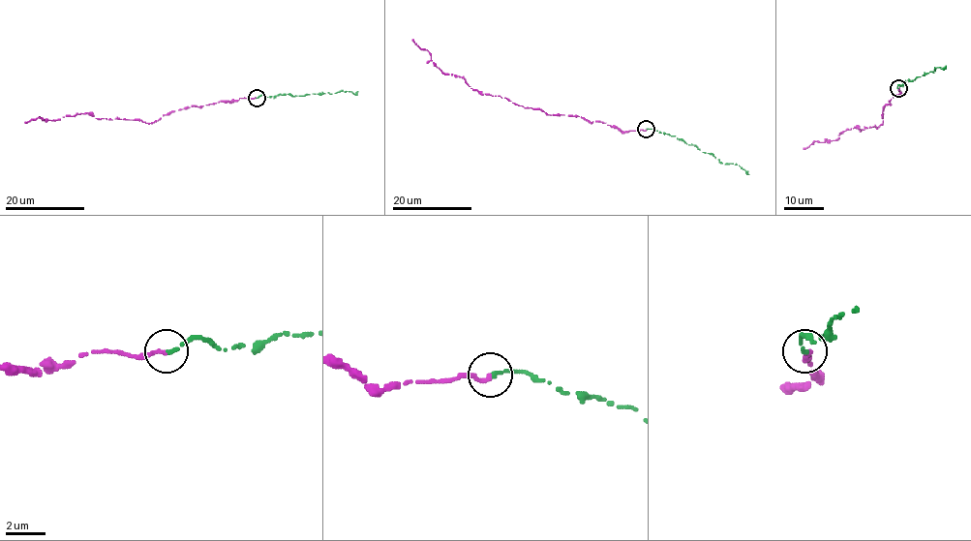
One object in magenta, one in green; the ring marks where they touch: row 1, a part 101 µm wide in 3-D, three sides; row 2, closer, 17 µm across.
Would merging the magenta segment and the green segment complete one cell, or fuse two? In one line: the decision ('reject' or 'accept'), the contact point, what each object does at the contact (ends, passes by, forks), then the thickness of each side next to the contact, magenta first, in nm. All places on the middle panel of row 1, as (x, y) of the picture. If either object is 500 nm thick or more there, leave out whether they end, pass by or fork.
accept; place (646, 129); magenta ends; green ends; calibres 240 and 200 nm

